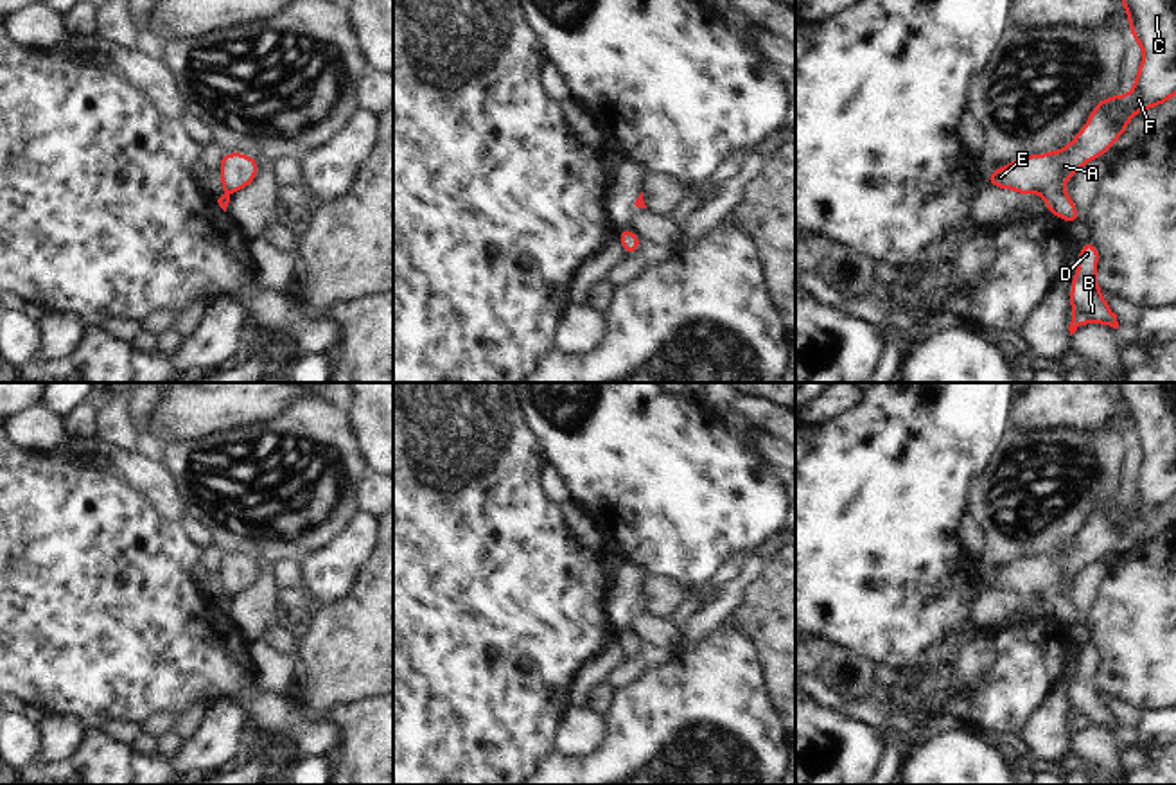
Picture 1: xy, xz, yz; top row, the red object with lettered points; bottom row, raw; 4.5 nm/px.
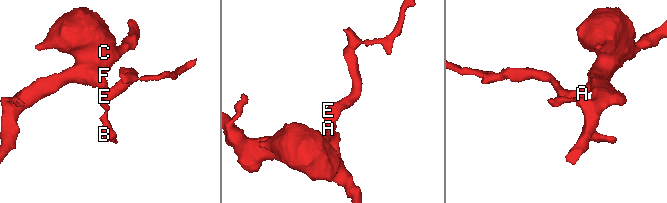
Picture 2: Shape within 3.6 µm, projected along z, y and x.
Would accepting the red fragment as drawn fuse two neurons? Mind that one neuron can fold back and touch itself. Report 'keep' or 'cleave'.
keep

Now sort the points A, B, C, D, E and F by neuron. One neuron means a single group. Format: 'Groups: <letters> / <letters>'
Groups: A B C D E F.

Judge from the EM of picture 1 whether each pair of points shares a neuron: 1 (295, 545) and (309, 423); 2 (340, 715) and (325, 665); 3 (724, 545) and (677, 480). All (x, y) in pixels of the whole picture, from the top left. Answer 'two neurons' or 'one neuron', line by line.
1: one neuron
2: two neurons
3: one neuron

